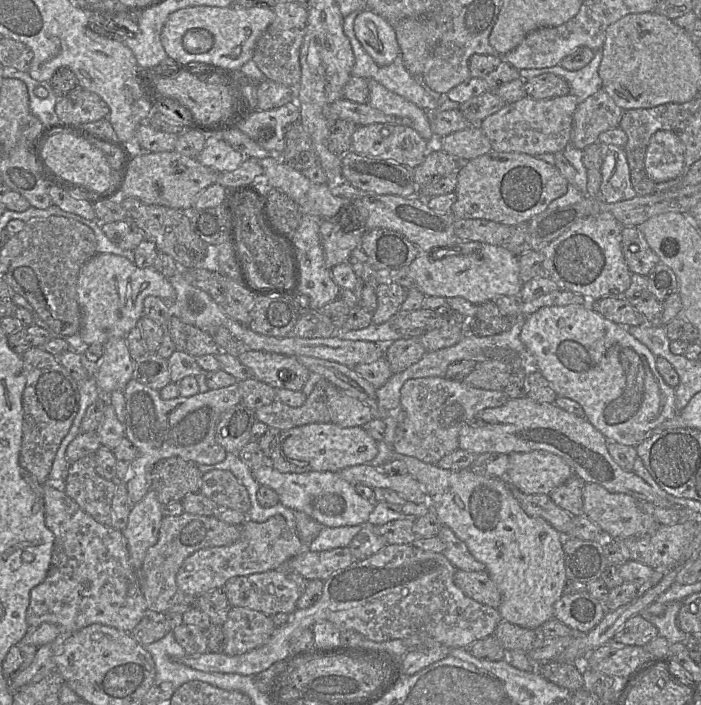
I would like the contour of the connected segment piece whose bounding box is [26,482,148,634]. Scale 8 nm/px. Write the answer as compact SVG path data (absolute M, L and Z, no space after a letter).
M45 482L43 498L45 524L54 534L54 546L47 576L30 592L30 603L26 612L28 625L51 623L61 628L64 634L70 634L92 624L102 624L130 633L148 609L138 581L137 569L131 564L122 531L112 526L105 526L85 513L65 493L61 485Z

